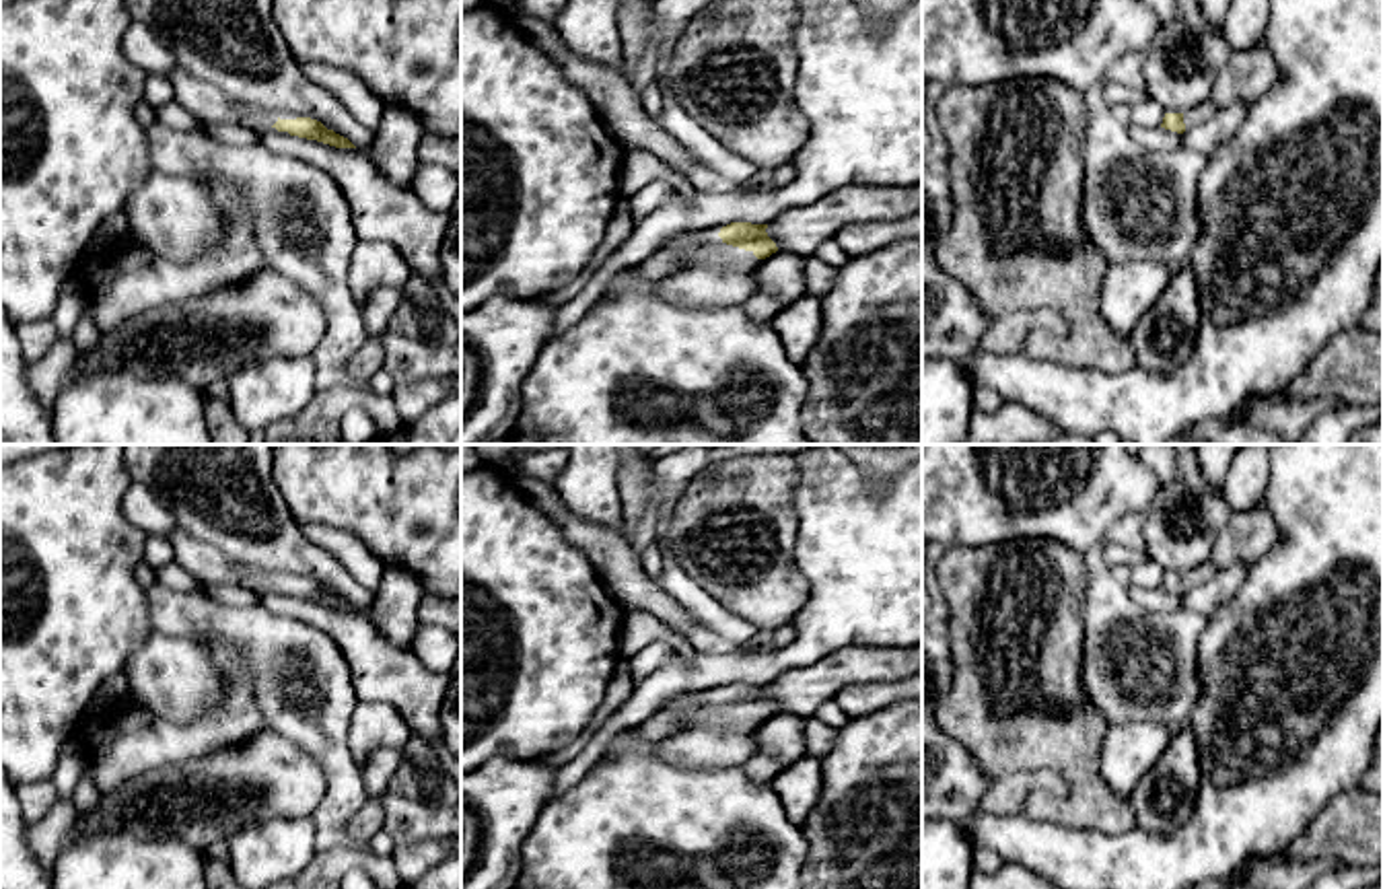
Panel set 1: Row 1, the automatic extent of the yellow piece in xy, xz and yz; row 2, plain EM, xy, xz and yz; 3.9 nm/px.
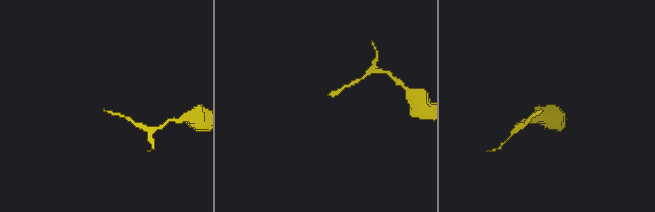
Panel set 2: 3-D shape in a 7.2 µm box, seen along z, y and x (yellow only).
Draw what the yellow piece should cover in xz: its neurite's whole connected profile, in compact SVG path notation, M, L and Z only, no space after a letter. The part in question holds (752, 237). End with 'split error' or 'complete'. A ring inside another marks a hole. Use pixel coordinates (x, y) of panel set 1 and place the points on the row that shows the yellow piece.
M731 222L716 237L687 230L669 239L665 251L681 251L687 259L681 270L735 268L745 270L778 251L766 233L768 224Z; split error

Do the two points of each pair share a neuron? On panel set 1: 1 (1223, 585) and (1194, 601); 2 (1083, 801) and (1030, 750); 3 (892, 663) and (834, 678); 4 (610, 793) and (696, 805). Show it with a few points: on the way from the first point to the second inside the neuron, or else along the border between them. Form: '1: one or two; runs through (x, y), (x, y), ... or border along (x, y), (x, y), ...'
1: one; runs through (1217, 591), (1200, 599)
2: one; runs through (1083, 783), (1048, 750)
3: one; runs through (877, 665), (848, 665)
4: one; runs through (630, 805), (676, 805)

